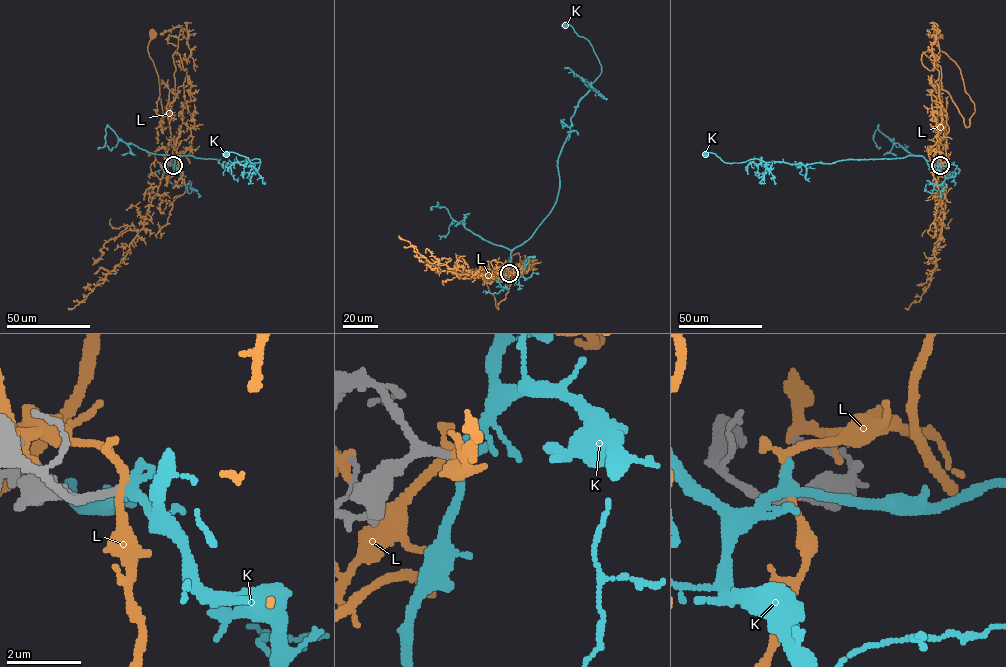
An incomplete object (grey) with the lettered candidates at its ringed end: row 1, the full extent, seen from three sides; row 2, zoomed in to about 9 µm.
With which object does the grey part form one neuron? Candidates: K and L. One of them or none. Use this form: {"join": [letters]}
{"join": []}

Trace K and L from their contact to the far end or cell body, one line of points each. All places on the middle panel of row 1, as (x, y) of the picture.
K: (509, 273), (511, 251), (531, 237), (556, 200), (557, 159), (571, 117), (601, 72), (590, 43), (564, 24)
L: (509, 273), (506, 282), (502, 272), (505, 263), (511, 281), (497, 309), (483, 277), (482, 270), (488, 270)

